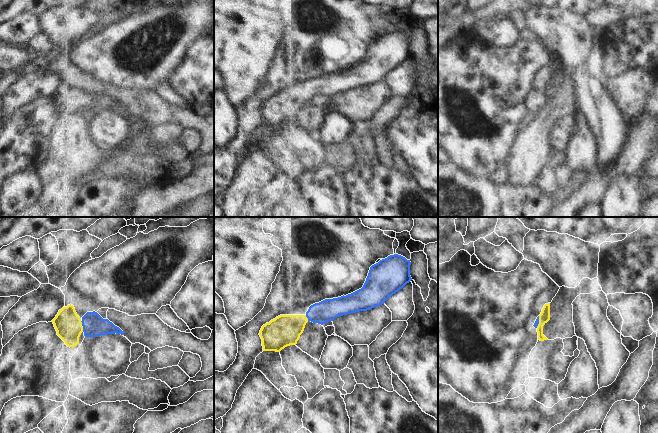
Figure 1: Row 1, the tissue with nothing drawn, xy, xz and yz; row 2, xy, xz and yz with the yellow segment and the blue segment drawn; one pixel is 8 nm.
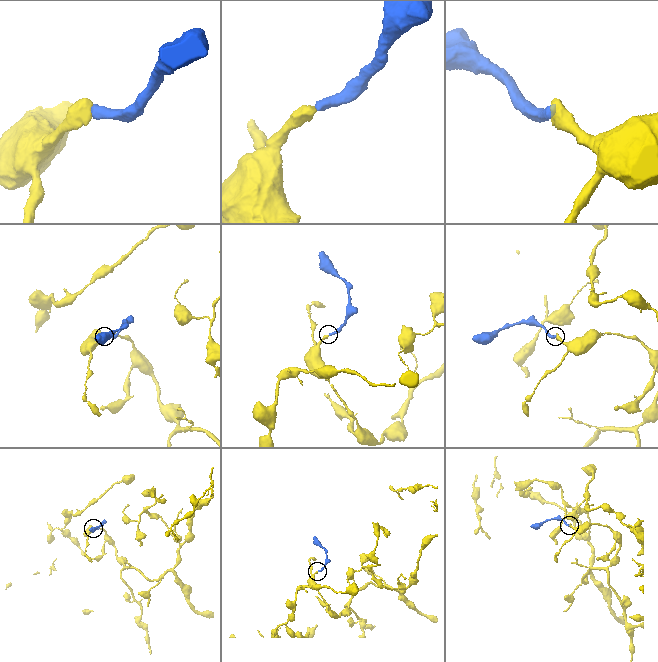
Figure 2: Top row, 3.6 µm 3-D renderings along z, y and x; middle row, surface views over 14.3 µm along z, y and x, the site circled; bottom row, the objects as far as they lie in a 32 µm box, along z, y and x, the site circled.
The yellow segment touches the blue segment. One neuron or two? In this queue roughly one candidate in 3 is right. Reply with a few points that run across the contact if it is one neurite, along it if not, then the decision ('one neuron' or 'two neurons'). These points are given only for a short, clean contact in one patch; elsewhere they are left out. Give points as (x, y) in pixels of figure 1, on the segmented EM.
line xy (67, 323), (70, 326), (82, 326), (94, 325); one neuron

